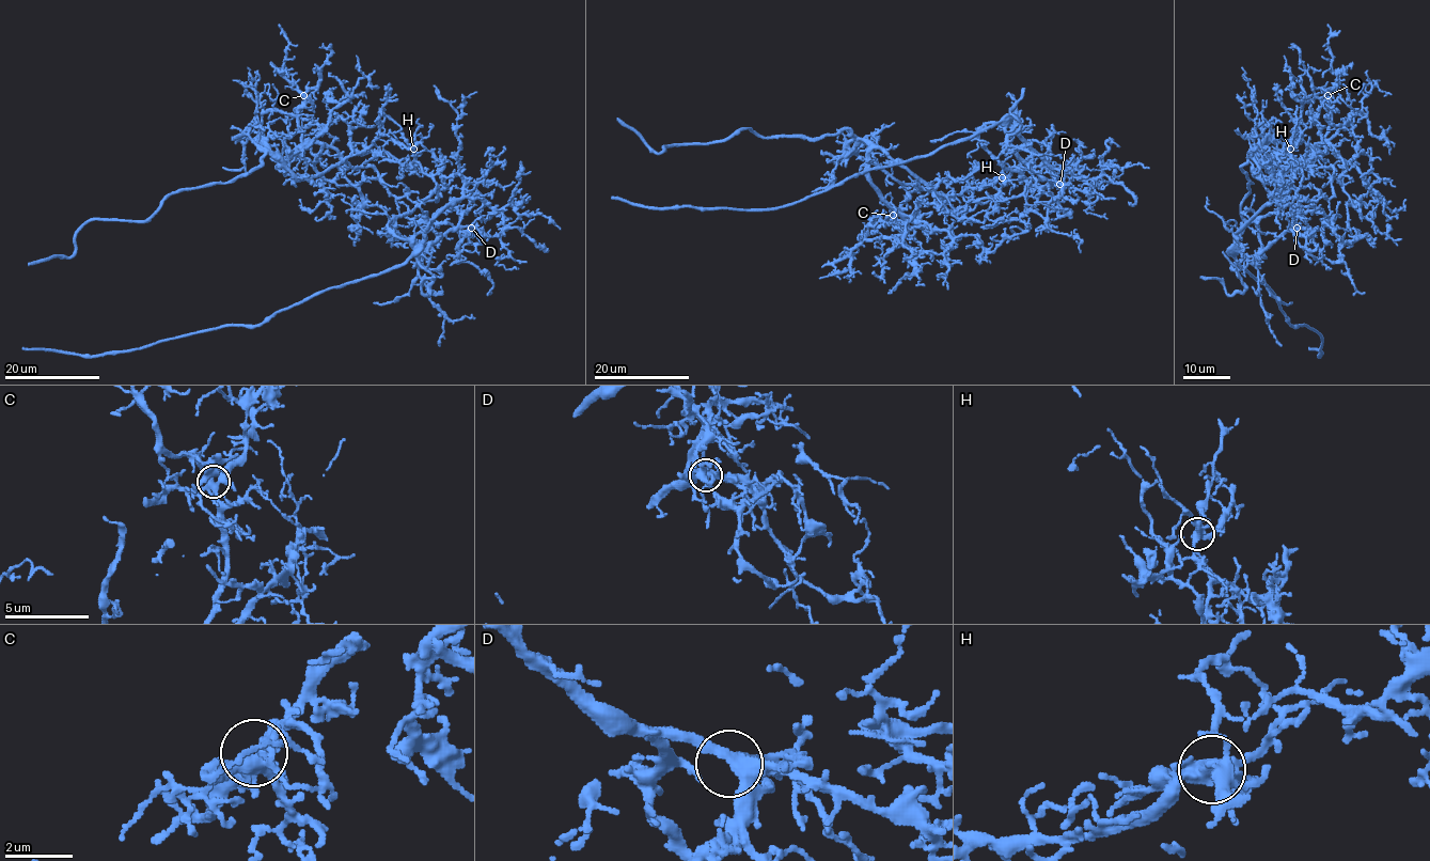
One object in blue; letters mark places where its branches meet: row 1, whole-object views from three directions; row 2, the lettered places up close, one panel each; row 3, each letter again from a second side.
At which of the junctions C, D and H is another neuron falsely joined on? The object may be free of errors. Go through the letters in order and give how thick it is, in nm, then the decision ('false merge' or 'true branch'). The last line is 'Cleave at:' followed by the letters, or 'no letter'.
C: calibre 360 nm; true branch
D: calibre 360 nm; true branch
H: calibre 400 nm; false merge
Cleave at: H

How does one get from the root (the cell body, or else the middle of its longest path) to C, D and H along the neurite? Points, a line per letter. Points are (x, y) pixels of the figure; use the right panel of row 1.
C: (1286, 192), (1293, 165), (1307, 167), (1321, 152), (1279, 176), (1259, 168), (1294, 166), (1322, 141), (1328, 95)
D: (1286, 192), (1297, 188), (1279, 175), (1284, 181), (1281, 197), (1299, 216), (1297, 228)
H: (1286, 192), (1293, 170), (1289, 147)

